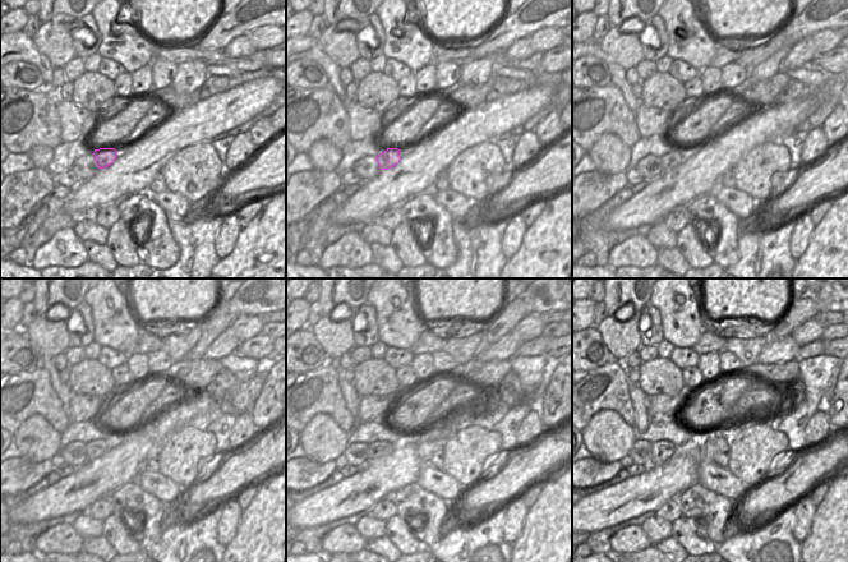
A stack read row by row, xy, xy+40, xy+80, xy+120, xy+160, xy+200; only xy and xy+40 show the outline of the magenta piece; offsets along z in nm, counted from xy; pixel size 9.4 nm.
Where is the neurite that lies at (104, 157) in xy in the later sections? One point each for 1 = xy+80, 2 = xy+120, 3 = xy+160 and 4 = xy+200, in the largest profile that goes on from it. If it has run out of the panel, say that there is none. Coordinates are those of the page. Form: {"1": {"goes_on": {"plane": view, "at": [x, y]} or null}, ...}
{"1": {"goes_on": {"plane": "xy+80", "at": [672, 160]}}, "2": {"goes_on": {"plane": "xy+120", "at": [95, 448]}}, "3": {"goes_on": {"plane": "xy+160", "at": [379, 448]}}, "4": {"goes_on": {"plane": "xy+200", "at": [662, 451]}}}

